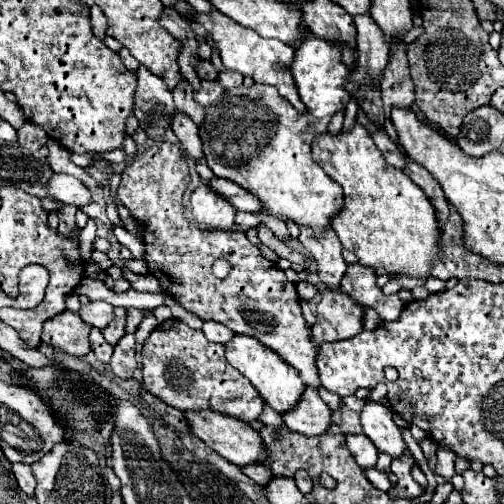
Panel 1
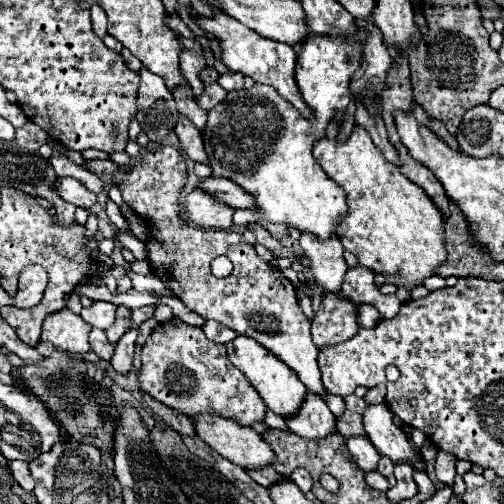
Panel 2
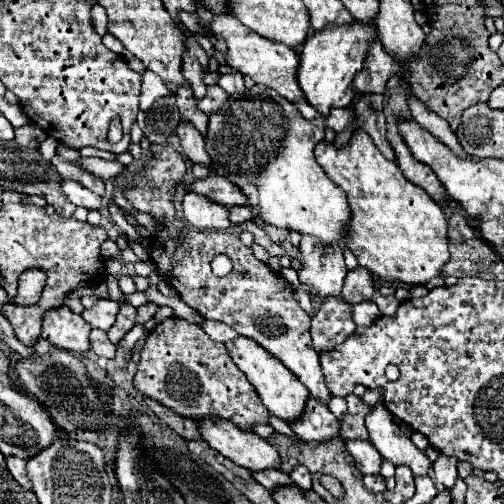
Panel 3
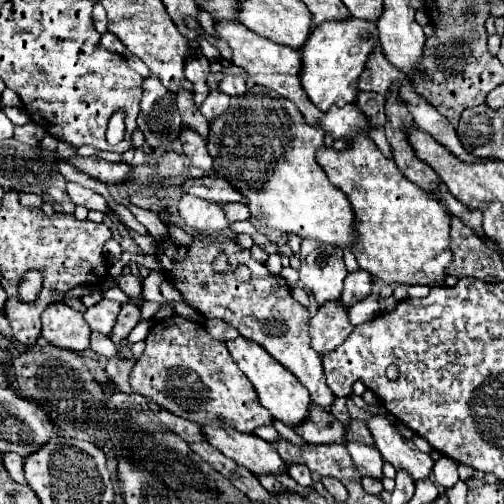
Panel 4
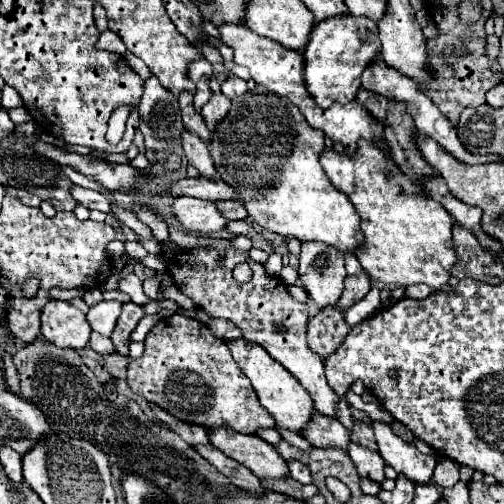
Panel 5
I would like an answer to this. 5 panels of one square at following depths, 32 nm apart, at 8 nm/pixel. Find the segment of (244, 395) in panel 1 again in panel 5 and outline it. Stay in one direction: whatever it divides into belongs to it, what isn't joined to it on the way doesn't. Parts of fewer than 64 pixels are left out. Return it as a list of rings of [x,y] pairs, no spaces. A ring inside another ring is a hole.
[[[172,314],[168,318],[162,318],[152,328],[152,332],[148,332],[144,340],[144,354],[138,360],[130,360],[126,370],[126,382],[134,394],[146,398],[150,404],[160,406],[162,410],[166,410],[168,414],[172,414],[182,422],[198,424],[208,430],[232,428],[240,434],[256,434],[262,428],[276,426],[274,418],[260,406],[250,380],[240,372],[226,342],[212,336],[212,332],[208,332],[208,326],[198,322],[196,318],[188,318],[182,314]]]

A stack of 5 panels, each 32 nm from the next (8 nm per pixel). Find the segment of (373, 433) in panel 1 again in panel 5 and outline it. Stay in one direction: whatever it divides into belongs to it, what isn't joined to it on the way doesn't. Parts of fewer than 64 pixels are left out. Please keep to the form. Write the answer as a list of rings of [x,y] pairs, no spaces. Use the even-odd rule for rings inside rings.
[[[372,422],[372,428],[374,428],[376,442],[378,442],[378,452],[386,460],[386,464],[390,464],[398,474],[404,474],[414,484],[432,482],[432,474],[436,466],[434,456],[426,456],[418,452],[414,444],[408,444],[402,438],[398,438],[388,428],[388,424]]]

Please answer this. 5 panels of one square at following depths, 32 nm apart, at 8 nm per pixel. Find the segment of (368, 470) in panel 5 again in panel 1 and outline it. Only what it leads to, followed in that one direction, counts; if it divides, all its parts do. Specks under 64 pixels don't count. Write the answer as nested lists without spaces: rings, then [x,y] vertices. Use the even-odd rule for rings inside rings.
[[[350,434],[350,436],[346,436],[346,446],[348,446],[350,454],[354,456],[356,464],[362,470],[368,470],[368,468],[376,466],[376,460],[378,460],[376,446],[364,434]]]

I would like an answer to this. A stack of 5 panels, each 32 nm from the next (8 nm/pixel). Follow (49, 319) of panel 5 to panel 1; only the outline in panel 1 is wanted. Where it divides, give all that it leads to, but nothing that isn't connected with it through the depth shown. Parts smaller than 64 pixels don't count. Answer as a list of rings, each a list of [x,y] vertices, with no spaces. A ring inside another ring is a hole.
[[[66,310],[56,318],[52,316],[44,322],[42,342],[72,356],[84,356],[90,352],[88,342],[90,330],[92,330],[90,324],[86,324],[78,314]]]

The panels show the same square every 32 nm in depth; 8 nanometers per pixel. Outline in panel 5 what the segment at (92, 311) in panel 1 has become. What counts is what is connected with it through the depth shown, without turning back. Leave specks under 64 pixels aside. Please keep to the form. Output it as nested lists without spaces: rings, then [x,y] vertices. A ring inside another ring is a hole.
[[[102,300],[100,304],[92,306],[88,310],[88,314],[86,314],[92,330],[100,332],[102,336],[110,336],[114,332],[114,328],[116,328],[120,308],[122,308],[122,302],[118,302],[118,300],[112,300],[112,302]]]

